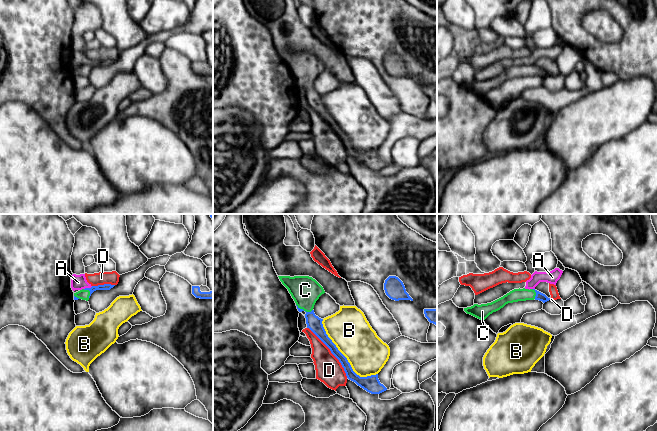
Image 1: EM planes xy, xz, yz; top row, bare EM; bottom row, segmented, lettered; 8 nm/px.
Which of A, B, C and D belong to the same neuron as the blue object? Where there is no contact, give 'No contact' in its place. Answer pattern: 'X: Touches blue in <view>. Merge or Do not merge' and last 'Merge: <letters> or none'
A: Touches blue in xy. Do not merge
B: Touches blue in xz. Do not merge
C: Touches blue in xy. Merge
D: Touches blue in xz. Do not merge
Merge: C

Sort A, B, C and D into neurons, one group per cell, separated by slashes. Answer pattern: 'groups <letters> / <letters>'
groups A / B / C / D

